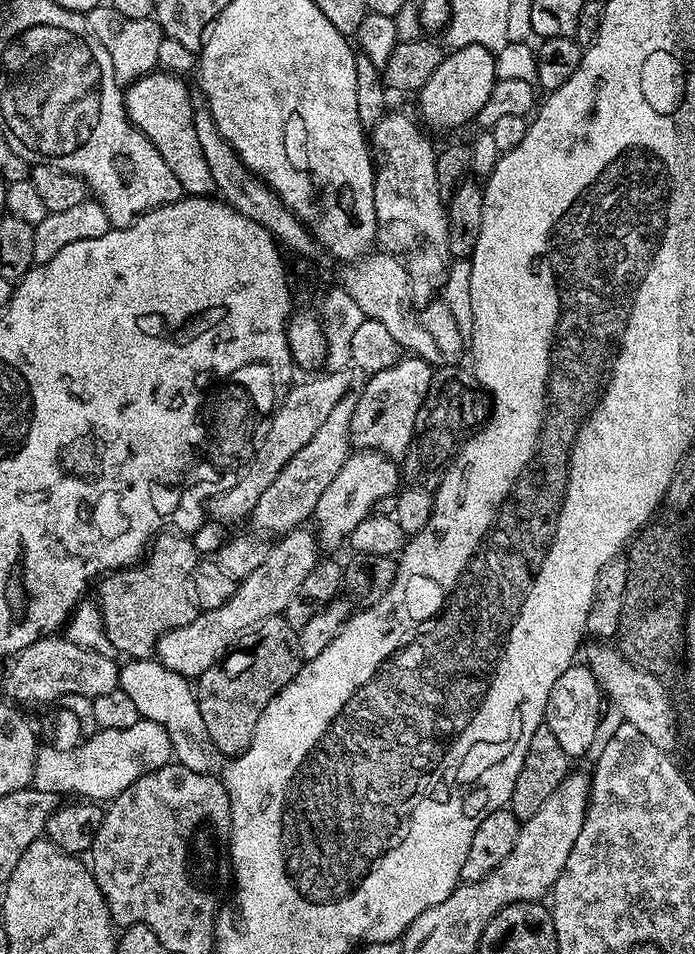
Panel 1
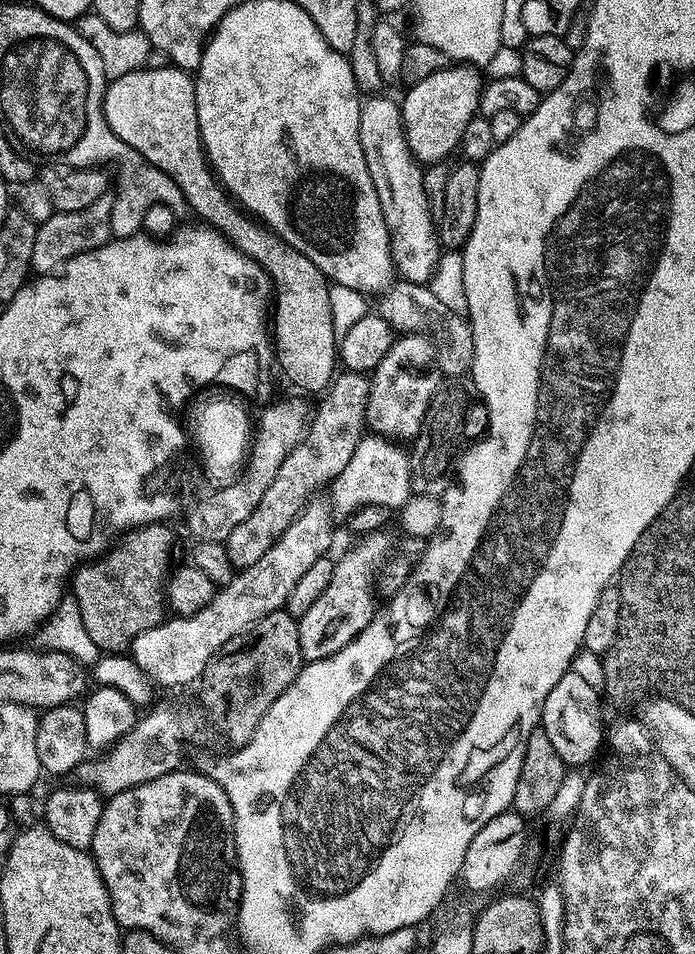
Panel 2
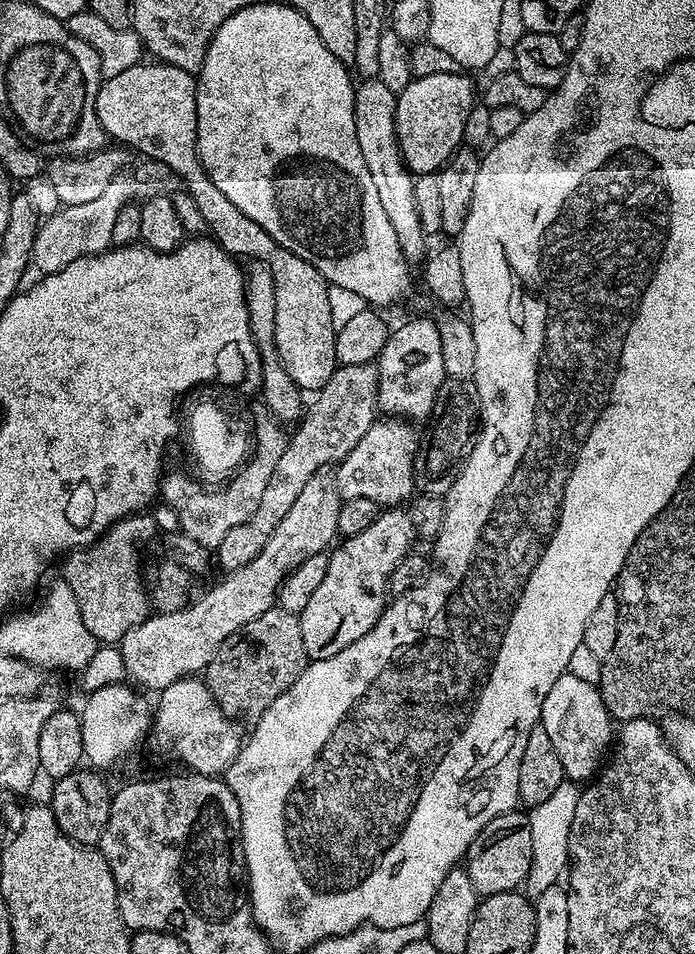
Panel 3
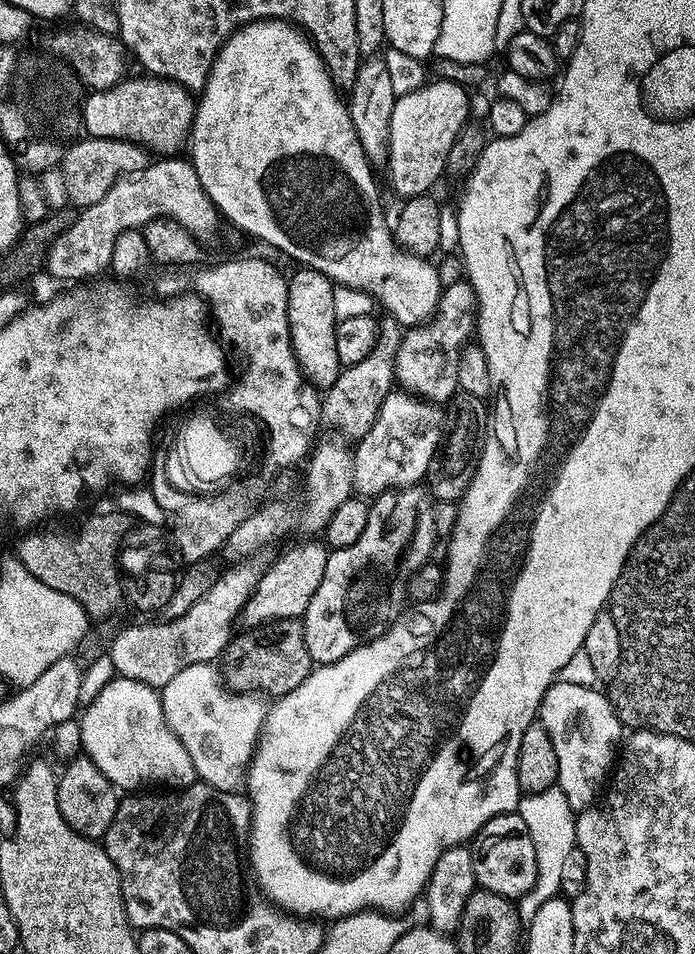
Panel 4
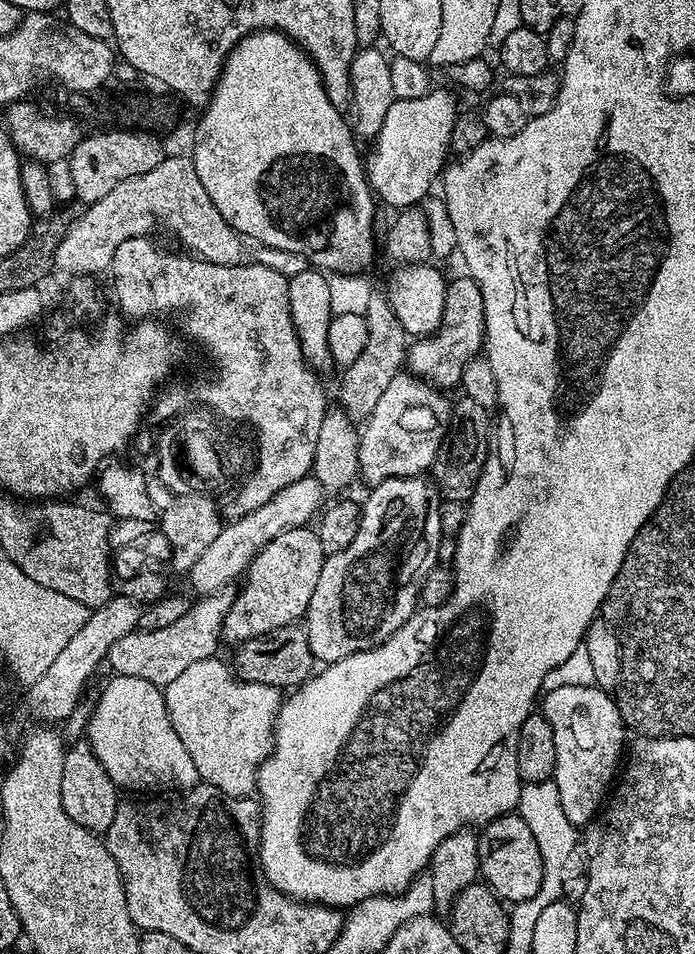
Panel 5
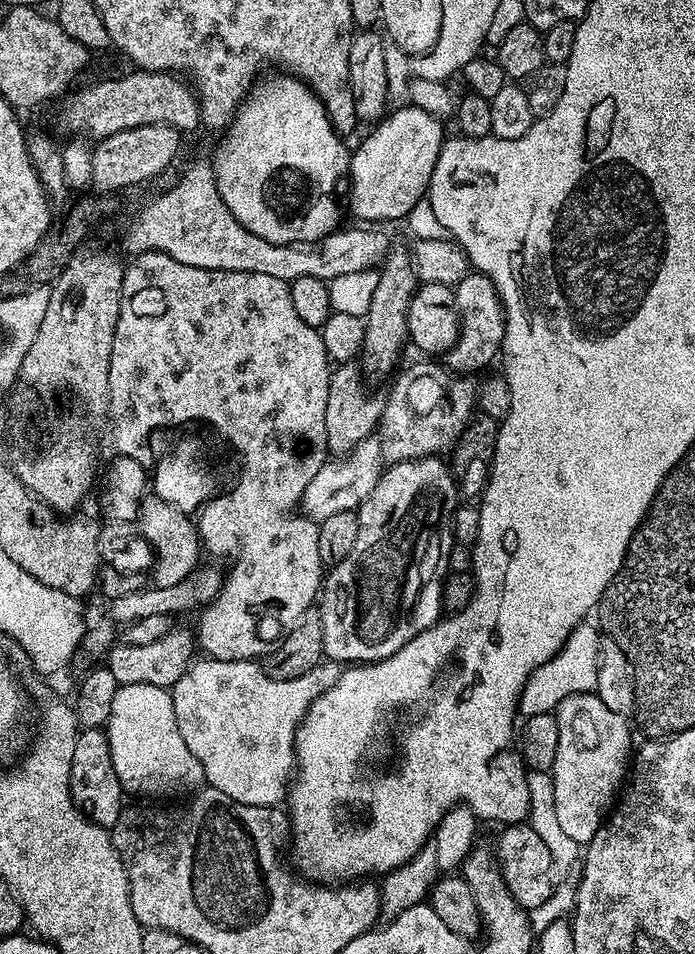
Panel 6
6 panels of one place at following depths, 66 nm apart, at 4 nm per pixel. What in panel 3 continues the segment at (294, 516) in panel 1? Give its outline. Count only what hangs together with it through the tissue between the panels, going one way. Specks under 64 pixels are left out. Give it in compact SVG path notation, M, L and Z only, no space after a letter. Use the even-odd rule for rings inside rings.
M373 364L337 367L327 384L317 393L312 410L305 411L300 428L291 433L287 448L262 492L258 509L246 523L231 529L216 549L216 562L224 568L223 571L236 571L253 561L266 546L274 528L294 506L295 499L302 494L310 478L327 469L324 468L326 466L339 465L362 440L362 435L372 428L376 422L378 380L379 369Z

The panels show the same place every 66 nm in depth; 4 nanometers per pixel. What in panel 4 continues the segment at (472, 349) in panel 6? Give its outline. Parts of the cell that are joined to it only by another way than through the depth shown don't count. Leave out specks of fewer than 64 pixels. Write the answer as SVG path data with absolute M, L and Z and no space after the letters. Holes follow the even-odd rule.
M467 279L447 285L431 320L409 327L400 337L395 360L395 383L428 402L451 401L458 391L462 347L474 332L476 295Z

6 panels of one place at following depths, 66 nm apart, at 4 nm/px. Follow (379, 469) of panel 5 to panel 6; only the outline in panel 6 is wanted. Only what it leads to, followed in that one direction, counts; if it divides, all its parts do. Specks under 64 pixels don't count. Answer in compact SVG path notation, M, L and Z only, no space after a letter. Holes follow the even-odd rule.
M428 363L432 364L410 365L393 384L392 393L387 393L378 439L380 455L389 465L447 453L474 419L472 407L474 410L478 404L477 381L472 381L475 379L468 374L453 374L439 363Z

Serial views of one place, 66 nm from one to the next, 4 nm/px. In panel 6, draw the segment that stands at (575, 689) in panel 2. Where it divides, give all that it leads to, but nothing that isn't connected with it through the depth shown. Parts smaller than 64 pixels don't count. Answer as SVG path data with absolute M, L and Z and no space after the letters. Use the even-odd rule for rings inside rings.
M592 692L578 693L574 696L566 697L555 708L554 715L558 722L558 754L554 758L554 766L551 770L552 785L554 786L554 814L558 814L558 823L562 825L562 830L569 836L574 838L574 842L581 846L586 846L594 838L594 834L598 834L598 830L604 825L606 817L613 811L614 805L618 799L618 793L621 791L622 785L625 783L626 777L630 772L630 757L634 752L634 743L632 744L632 732L628 729L628 720L623 715L610 710L602 702L597 694Z

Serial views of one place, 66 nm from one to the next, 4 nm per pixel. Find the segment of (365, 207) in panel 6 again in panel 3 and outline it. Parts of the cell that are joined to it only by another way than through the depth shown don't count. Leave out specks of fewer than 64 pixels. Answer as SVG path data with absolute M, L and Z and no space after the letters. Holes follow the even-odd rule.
M463 71L417 76L395 97L396 137L409 172L439 173L464 144L466 118L474 105L468 76Z

